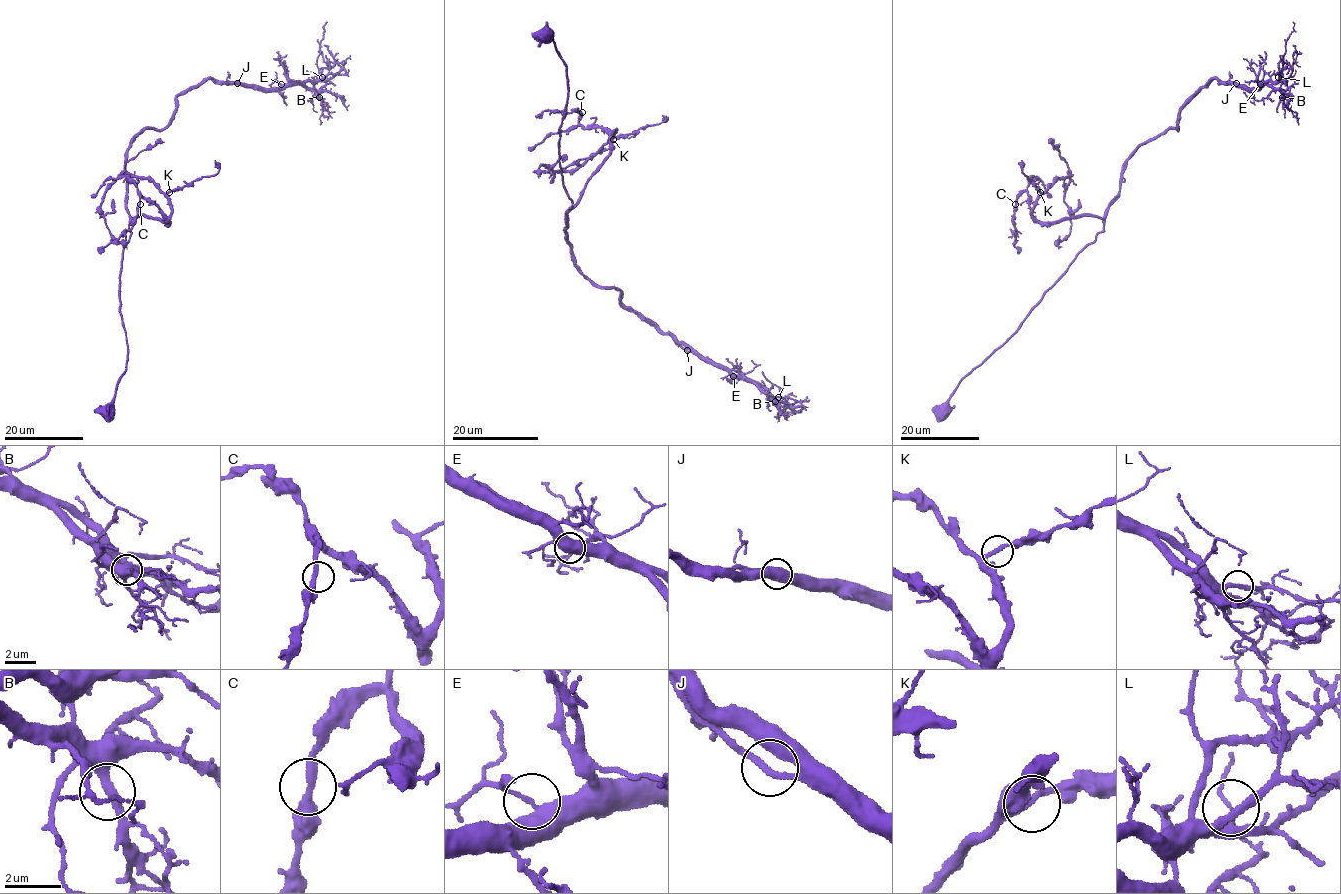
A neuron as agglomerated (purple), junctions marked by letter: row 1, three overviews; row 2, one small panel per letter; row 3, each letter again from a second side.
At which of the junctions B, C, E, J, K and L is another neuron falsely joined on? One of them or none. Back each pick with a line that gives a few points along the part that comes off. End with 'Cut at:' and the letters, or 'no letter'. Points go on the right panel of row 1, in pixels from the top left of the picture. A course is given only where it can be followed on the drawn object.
Cut at: no letter

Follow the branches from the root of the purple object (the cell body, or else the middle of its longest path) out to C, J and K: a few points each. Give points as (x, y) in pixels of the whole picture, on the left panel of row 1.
C: (109, 412), (127, 355), (119, 272), (131, 232), (128, 222), (138, 216), (167, 222), (137, 191), (140, 204)
J: (109, 412), (127, 355), (125, 151), (169, 123), (181, 93), (237, 83)
K: (109, 412), (127, 355), (119, 272), (131, 232), (128, 222), (138, 216), (167, 222), (169, 192)

